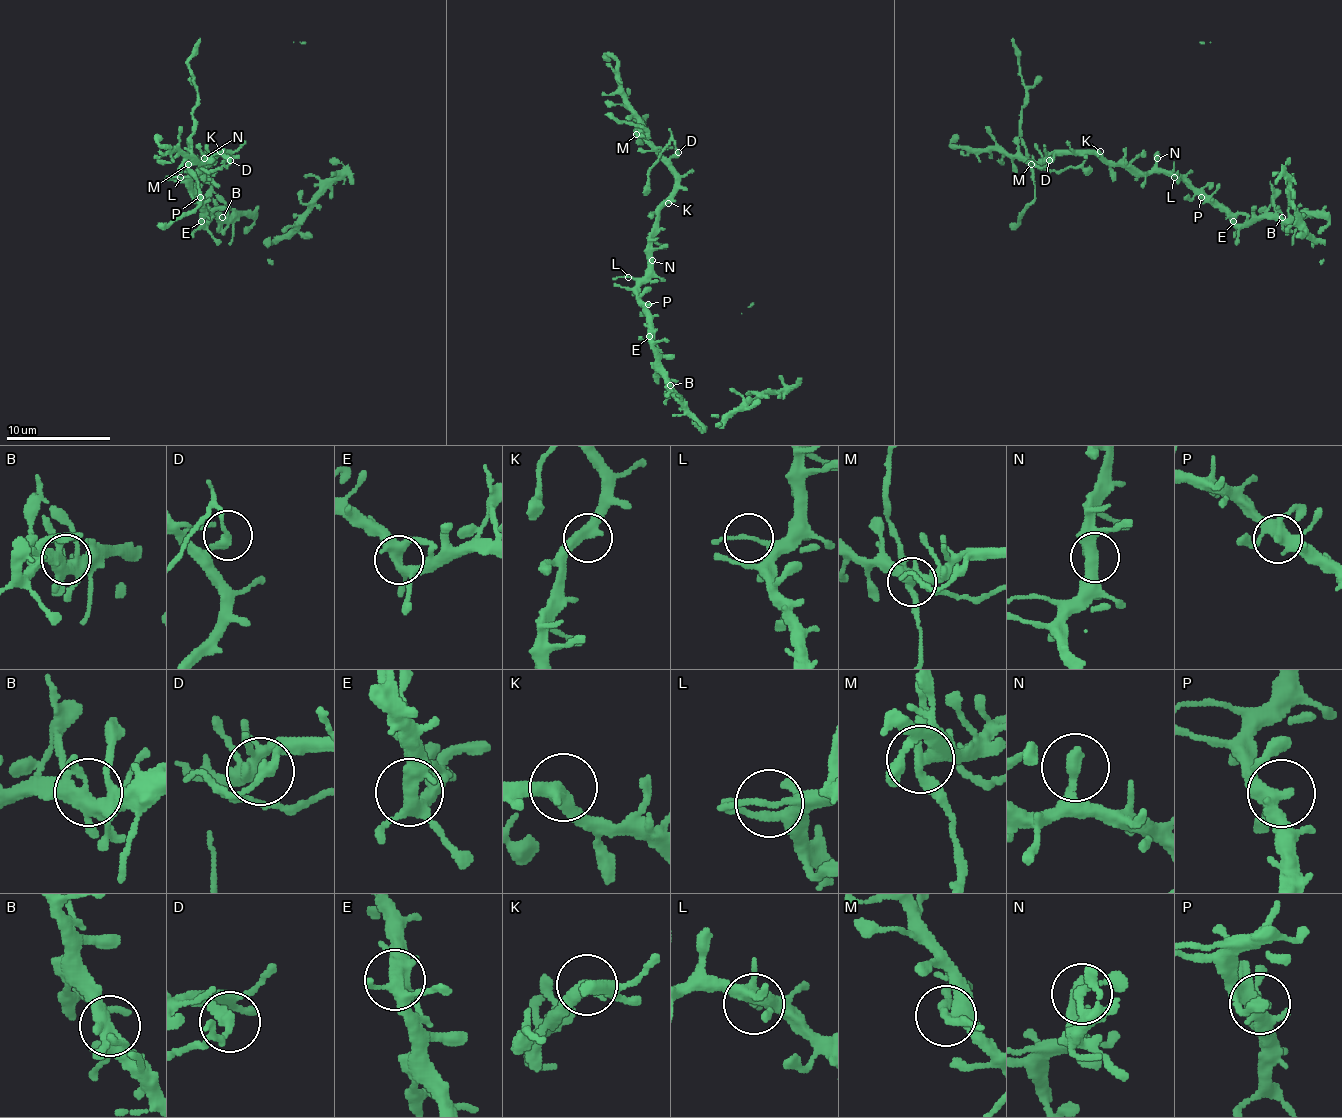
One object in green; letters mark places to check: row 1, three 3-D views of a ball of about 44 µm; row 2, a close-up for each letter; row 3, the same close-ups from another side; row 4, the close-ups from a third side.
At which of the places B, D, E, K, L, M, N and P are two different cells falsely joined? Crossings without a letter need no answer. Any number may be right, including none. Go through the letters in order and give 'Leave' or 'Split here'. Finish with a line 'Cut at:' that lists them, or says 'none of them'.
B: Leave
D: Split here
E: Leave
K: Leave
L: Leave
M: Split here
N: Leave
P: Leave
Cut at: D, M

